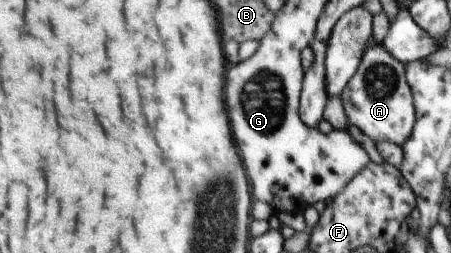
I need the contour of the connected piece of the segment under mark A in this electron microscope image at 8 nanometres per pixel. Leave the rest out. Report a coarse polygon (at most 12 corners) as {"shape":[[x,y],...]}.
{"shape":[[367,48],[340,93],[347,121],[374,143],[409,137],[403,63]]}

